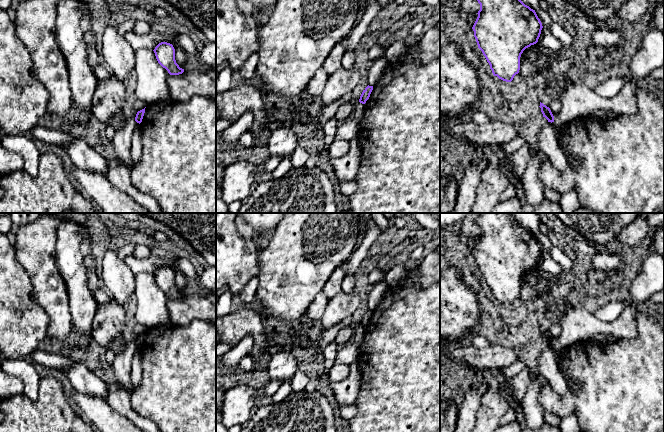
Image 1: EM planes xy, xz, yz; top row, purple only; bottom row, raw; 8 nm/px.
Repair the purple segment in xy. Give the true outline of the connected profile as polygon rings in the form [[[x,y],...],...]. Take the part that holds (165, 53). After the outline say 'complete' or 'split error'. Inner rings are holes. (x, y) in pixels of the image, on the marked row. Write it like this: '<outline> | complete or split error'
[[[167,42],[159,43],[153,50],[158,63],[165,68],[170,75],[179,75],[184,72],[175,60],[175,49]]] | complete

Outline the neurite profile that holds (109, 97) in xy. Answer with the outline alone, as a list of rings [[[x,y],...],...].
[[[113,74],[106,80],[98,80],[91,103],[92,115],[104,125],[116,113],[122,113],[126,99],[126,86]]]

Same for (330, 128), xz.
[[[332,117],[324,126],[324,140],[326,147],[328,148],[336,139],[335,134],[339,127],[340,123],[335,119],[335,117]]]

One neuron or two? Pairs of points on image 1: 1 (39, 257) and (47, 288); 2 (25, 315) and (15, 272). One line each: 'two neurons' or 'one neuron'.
1: one neuron
2: one neuron

